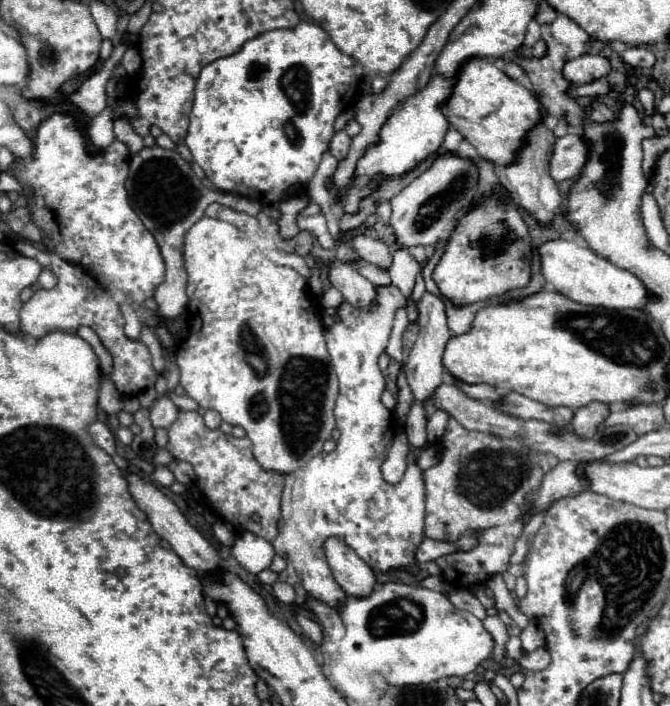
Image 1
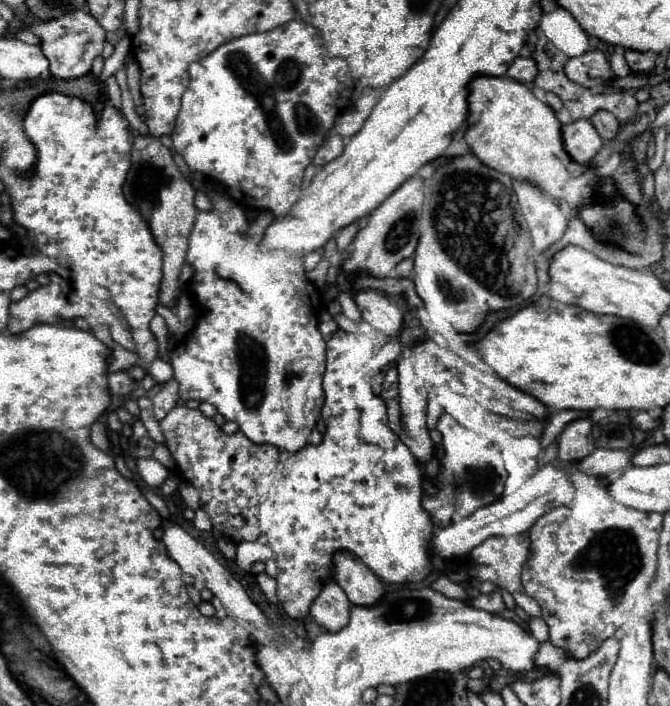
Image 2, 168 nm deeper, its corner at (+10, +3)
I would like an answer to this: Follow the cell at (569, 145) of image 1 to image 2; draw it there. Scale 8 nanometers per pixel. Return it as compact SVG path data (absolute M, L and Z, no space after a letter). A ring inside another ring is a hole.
M578 119L570 125L564 125L562 141L570 159L580 165L588 163L602 149L602 139L588 119Z

